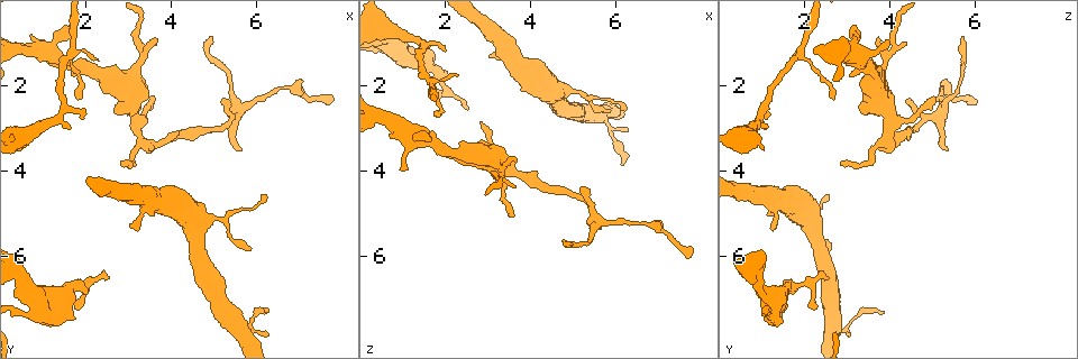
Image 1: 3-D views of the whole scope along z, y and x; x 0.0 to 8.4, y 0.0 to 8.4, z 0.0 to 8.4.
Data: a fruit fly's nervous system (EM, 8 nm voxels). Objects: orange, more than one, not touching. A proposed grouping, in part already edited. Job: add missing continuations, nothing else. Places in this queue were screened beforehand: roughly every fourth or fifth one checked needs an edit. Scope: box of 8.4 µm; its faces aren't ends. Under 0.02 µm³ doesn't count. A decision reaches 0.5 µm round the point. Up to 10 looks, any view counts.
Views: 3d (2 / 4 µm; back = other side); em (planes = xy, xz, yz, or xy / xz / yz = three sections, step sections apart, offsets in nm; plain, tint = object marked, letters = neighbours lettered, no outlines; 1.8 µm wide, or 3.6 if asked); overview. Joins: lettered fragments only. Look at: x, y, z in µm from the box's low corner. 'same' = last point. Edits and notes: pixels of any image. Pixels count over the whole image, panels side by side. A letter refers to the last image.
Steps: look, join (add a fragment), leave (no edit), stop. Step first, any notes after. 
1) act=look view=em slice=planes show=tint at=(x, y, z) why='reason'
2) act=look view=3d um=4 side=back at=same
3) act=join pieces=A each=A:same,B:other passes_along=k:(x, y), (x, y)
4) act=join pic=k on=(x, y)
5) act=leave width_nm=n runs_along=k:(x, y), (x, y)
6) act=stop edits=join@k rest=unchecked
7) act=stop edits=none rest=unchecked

act=look view=em slice=planes show=plain at=(1.35, 7.65, 1.35)

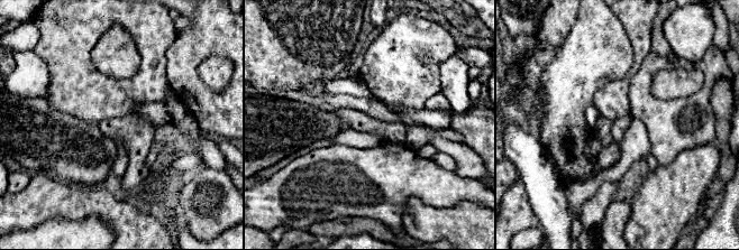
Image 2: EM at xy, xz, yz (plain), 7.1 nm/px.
act=look view=em slice=planes show=letters at=same

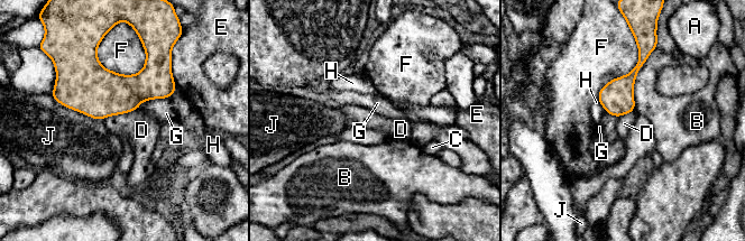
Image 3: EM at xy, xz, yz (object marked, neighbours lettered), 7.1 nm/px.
act=leave each=A:other,B:other,C:other,D:other,E:other,F:other,G:other,H:other,J:other border=3:(138, 108), (100, 120) found='none of them fits'

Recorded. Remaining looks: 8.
act=look view=em um=3.6 slice=xz step=8 show=letters at=(4.50, 5.15, 2.20) why='sudden change in width'

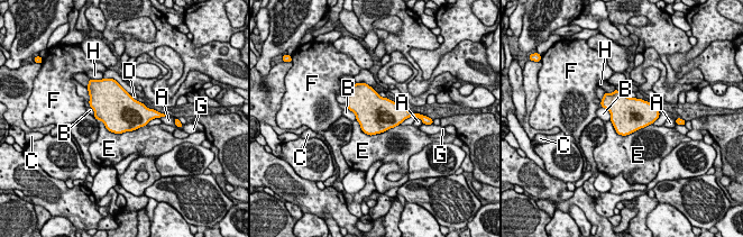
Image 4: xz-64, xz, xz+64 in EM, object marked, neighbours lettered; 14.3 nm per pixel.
act=leave each=A:other,B:other,C:other,D:other,E:other,F:other,G:other,H:other border=4:(99, 120), (115, 133), (146, 125) found='none of them fits'

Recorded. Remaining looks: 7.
act=look view=em slice=planes show=plain at=(5.60, 3.50, 5.30) why='thin end'

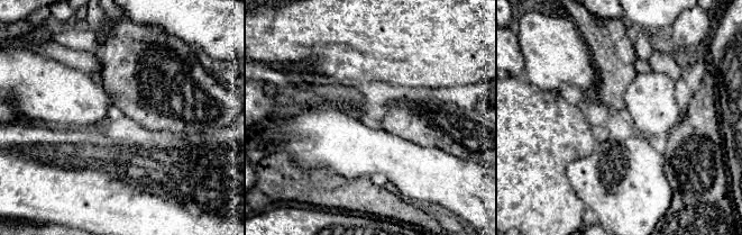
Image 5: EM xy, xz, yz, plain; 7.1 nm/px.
act=look view=em slice=planes show=letters at=same why='see the neighbours'

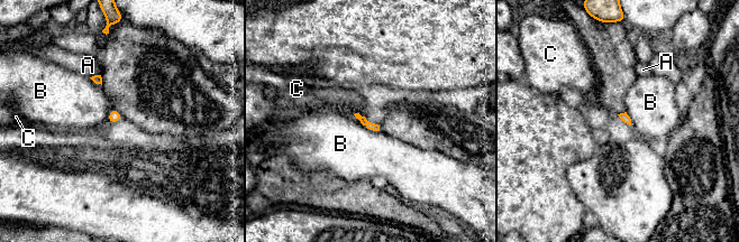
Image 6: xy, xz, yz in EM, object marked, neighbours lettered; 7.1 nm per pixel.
act=leave each=A:other,B:other,C:other border=6:(353, 114), (367, 128), (380, 130) found='none of them fits'

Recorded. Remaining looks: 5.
act=look view=em slice=yz step=4 show=letters at=(1.55, 0.60, 3.20) why='branch stops here'

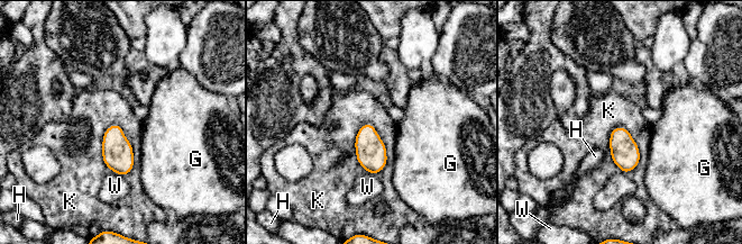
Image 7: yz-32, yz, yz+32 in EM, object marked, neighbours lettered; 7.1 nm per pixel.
act=leave longest_contact=K:400nm each=G:other,H:other,K:other,W:other border=7:(115, 123), (131, 145), (126, 175) found='no lettered fragment goes on from it'

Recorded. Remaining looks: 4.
act=stop edits=none rest=unchecked

